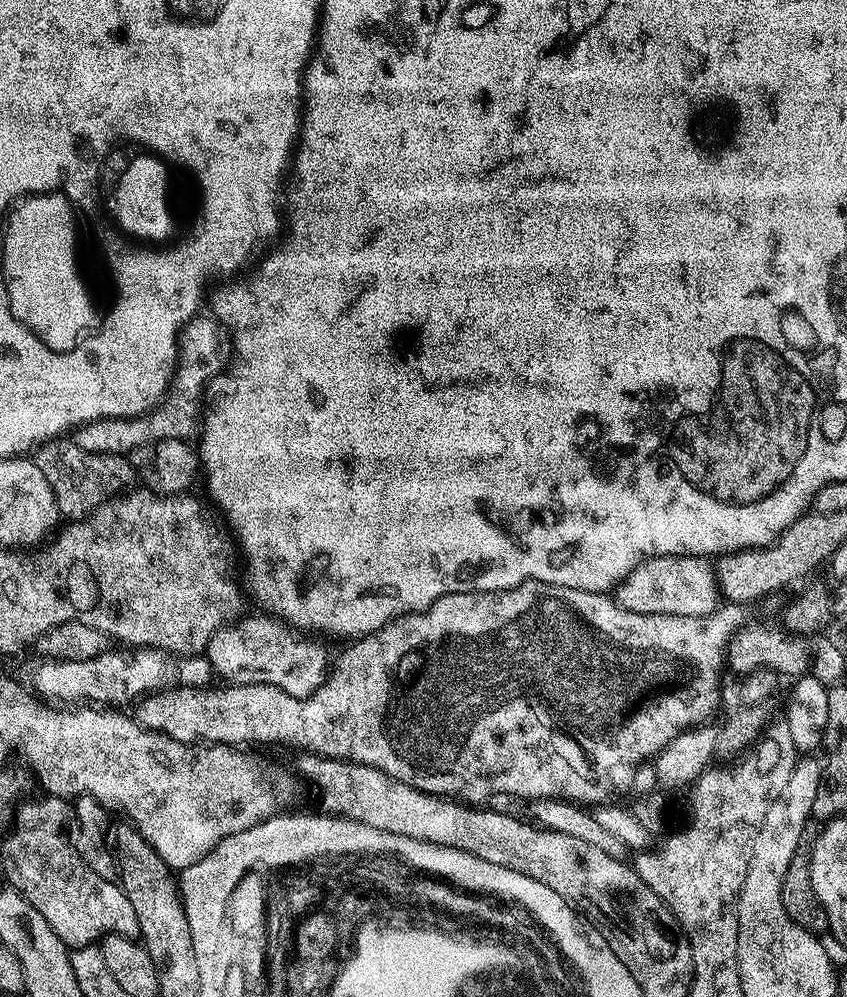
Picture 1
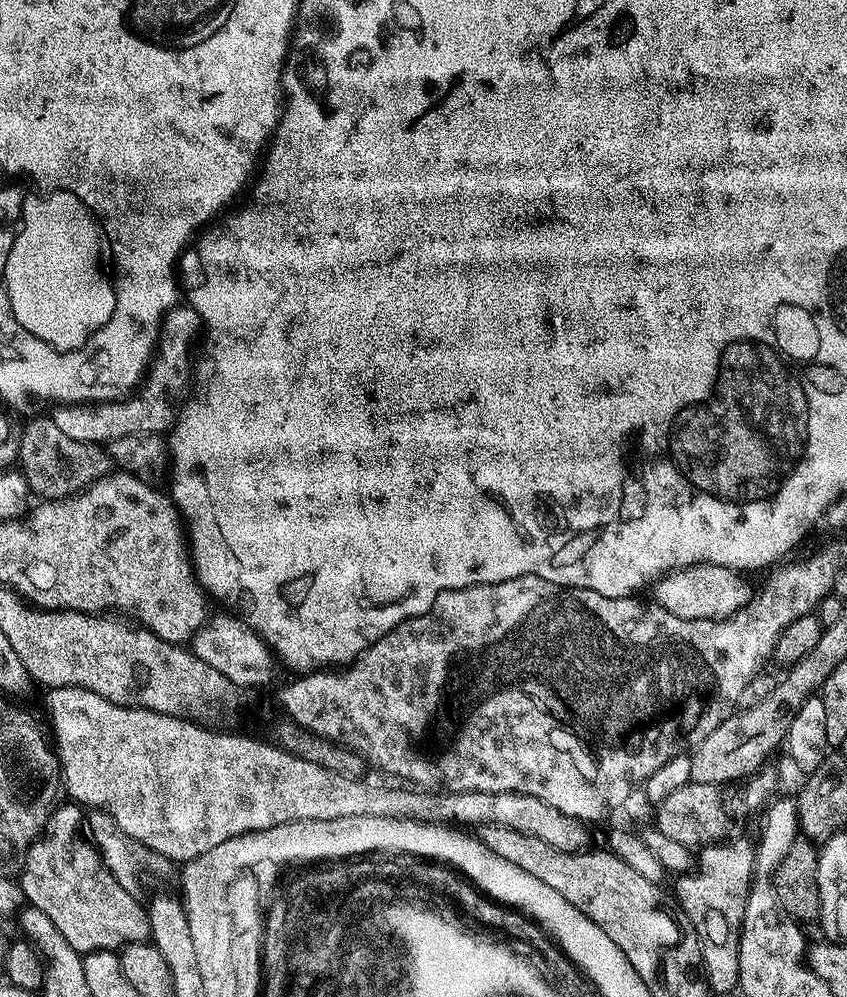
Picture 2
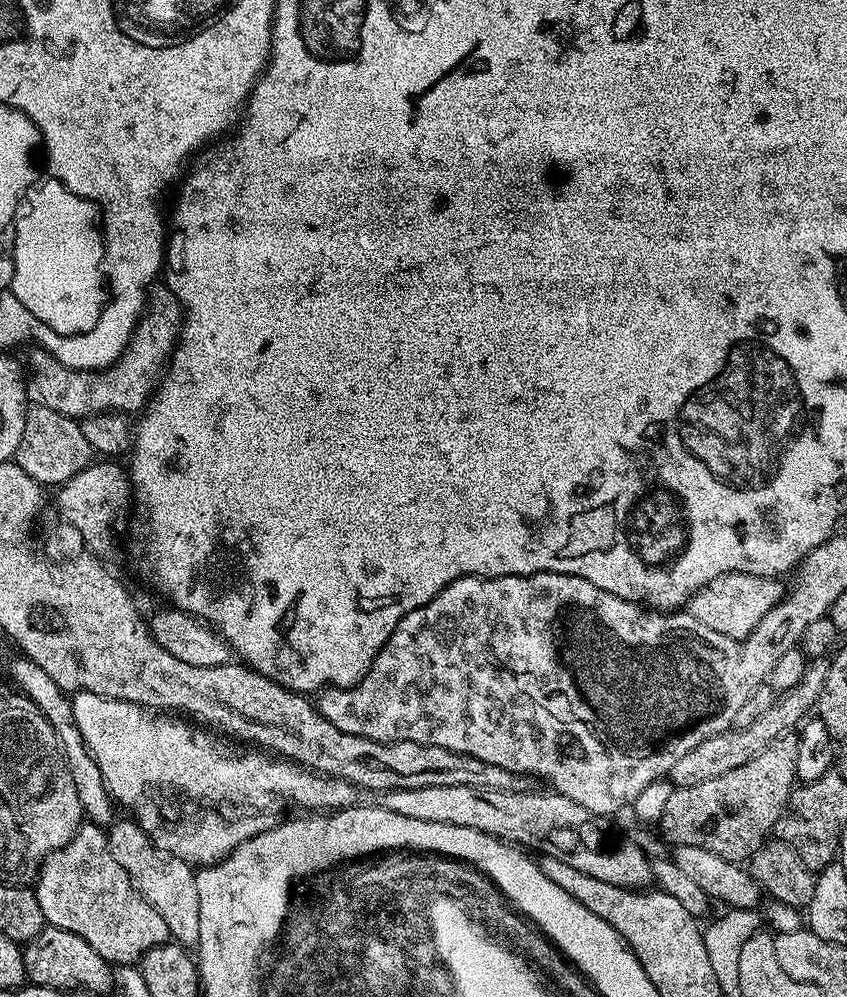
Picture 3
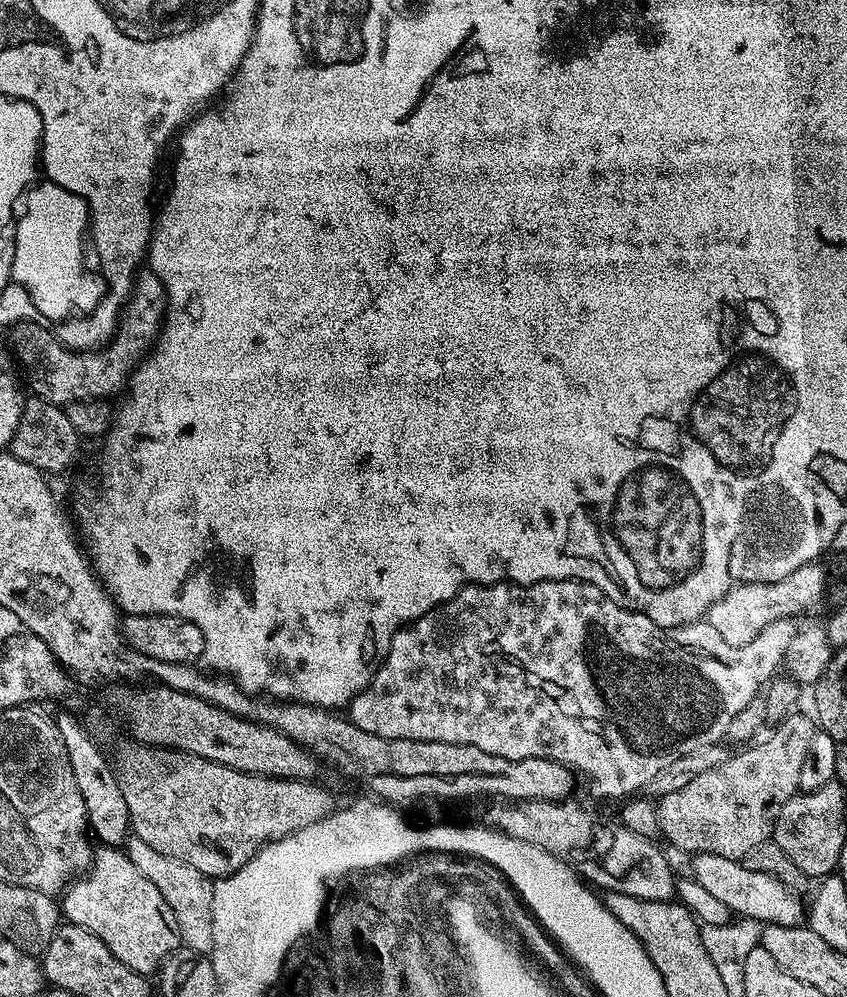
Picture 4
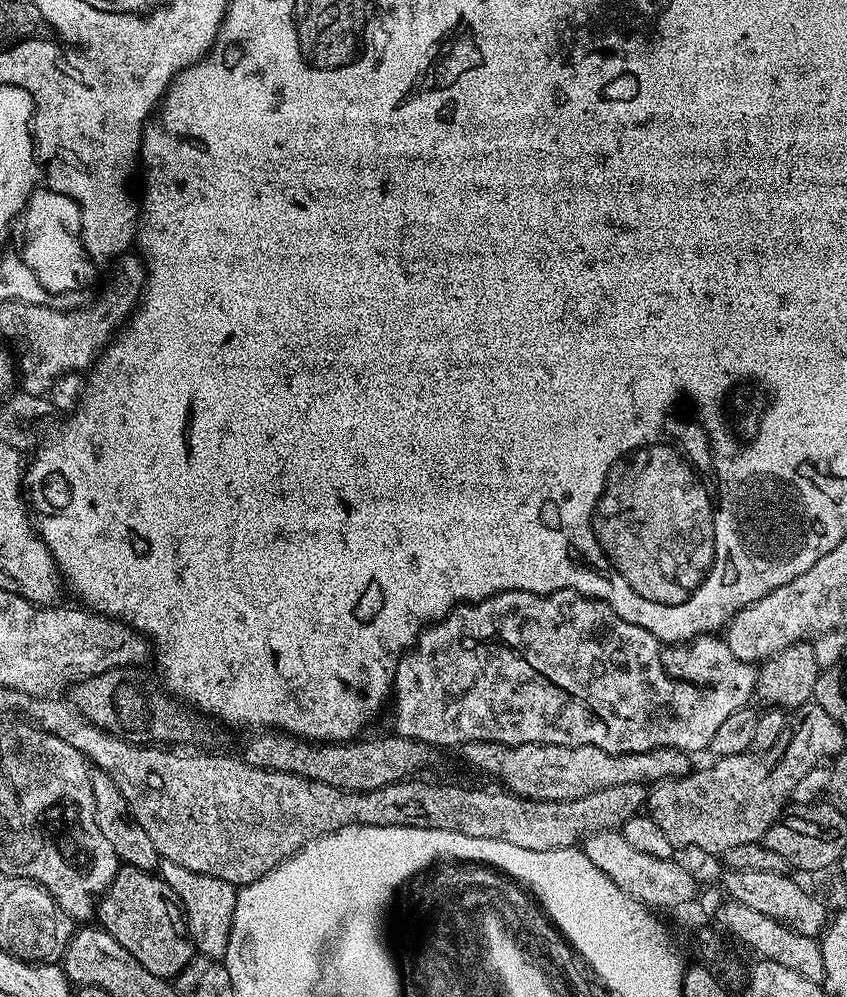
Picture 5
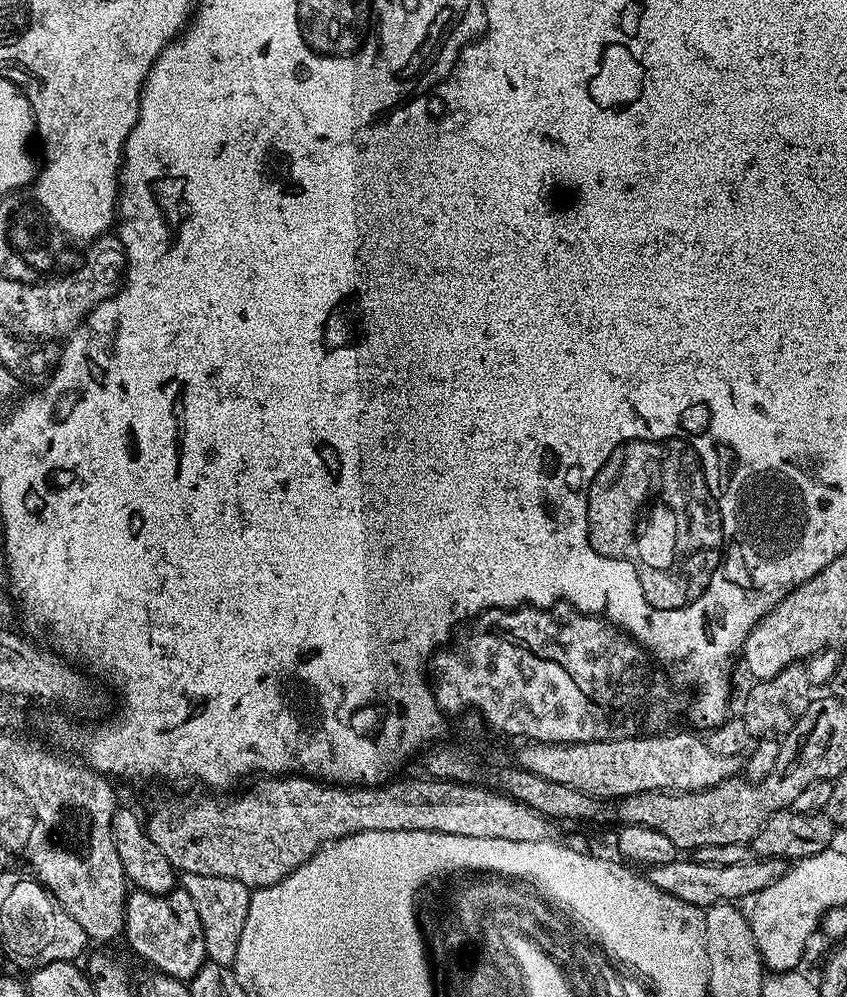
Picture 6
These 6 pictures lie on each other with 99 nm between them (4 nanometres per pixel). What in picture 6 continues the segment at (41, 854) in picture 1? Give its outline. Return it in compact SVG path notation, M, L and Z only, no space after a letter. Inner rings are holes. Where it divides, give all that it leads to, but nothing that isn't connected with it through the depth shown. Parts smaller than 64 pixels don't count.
M179 886L165 896L129 891L128 901L124 903L122 936L146 963L156 967L153 969L157 973L173 976L175 980L192 981L194 974L198 974L208 960L202 918L198 918L198 910L194 910L194 898Z

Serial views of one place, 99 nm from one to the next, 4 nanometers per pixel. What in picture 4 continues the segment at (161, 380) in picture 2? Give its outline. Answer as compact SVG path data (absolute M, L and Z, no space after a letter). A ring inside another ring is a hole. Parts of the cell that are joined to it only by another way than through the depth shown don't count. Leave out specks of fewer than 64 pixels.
M140 270L137 271L131 293L124 307L120 310L118 327L112 339L99 350L73 350L67 348L51 327L46 328L48 326L43 323L32 323L28 320L11 325L10 348L18 361L19 367L21 369L24 367L28 371L28 384L32 387L33 397L61 406L74 403L76 400L111 398L110 396L114 395L119 388L121 391L127 385L134 369L152 351L156 338L160 335L167 307L168 299L158 274L154 274L150 270Z

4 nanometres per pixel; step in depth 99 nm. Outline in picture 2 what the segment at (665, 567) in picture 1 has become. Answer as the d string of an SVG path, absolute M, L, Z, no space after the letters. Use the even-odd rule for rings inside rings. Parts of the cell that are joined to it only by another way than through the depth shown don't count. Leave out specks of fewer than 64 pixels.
M697 564L677 569L661 577L655 585L655 601L668 613L687 620L727 620L740 612L752 600L754 588L733 568L713 564Z

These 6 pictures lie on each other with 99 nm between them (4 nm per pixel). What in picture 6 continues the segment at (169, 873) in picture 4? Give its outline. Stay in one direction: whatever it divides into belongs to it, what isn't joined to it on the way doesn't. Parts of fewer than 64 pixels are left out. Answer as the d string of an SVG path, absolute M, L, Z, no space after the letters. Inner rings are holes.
M185 872L179 877L178 884L194 898L194 910L198 910L198 918L202 918L208 960L213 964L235 965L238 938L242 938L242 926L246 926L252 892L242 882L234 882L234 878L210 878L210 874Z

